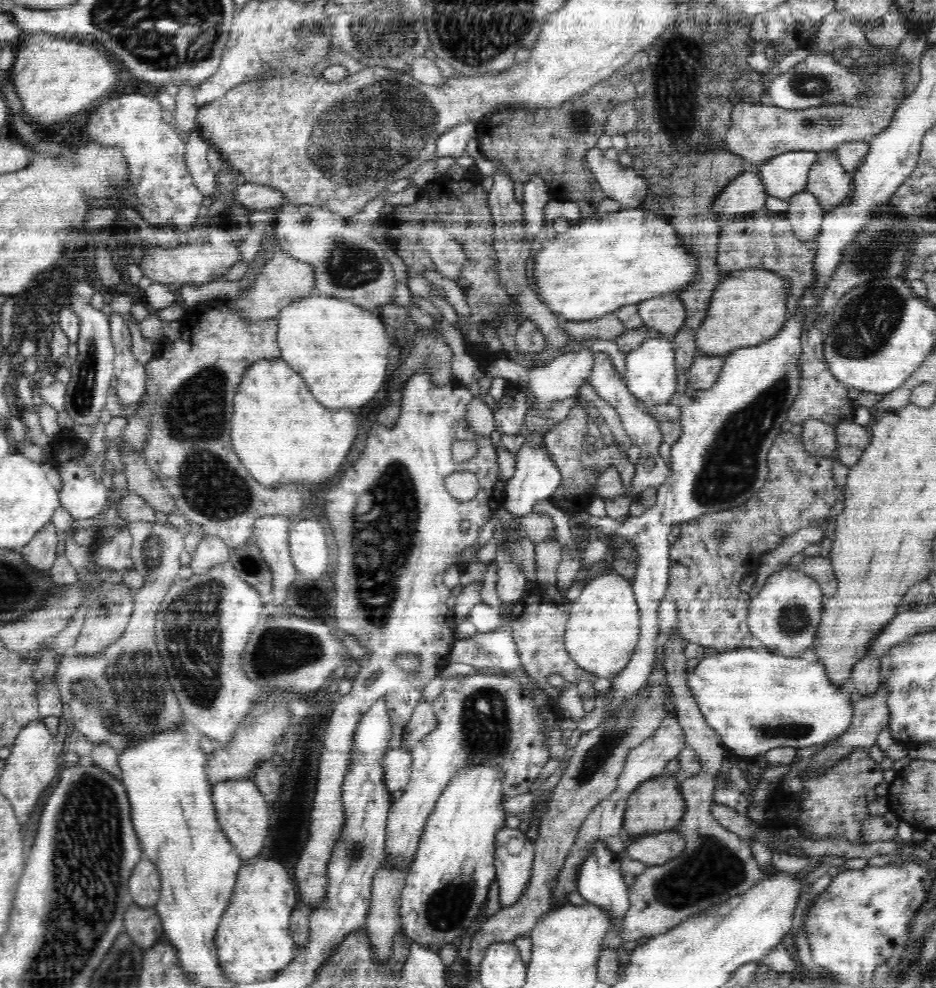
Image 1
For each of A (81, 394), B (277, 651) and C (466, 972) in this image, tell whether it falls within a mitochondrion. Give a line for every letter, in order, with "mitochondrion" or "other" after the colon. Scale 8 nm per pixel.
A: mitochondrion
B: mitochondrion
C: other

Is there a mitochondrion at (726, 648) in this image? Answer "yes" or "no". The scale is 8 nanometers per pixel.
no

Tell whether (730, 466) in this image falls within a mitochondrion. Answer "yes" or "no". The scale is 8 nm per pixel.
yes

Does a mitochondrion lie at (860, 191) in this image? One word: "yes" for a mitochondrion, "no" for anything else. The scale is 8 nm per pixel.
no

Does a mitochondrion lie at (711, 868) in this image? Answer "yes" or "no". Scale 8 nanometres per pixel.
yes

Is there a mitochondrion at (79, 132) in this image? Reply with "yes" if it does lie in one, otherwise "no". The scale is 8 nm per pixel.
no

